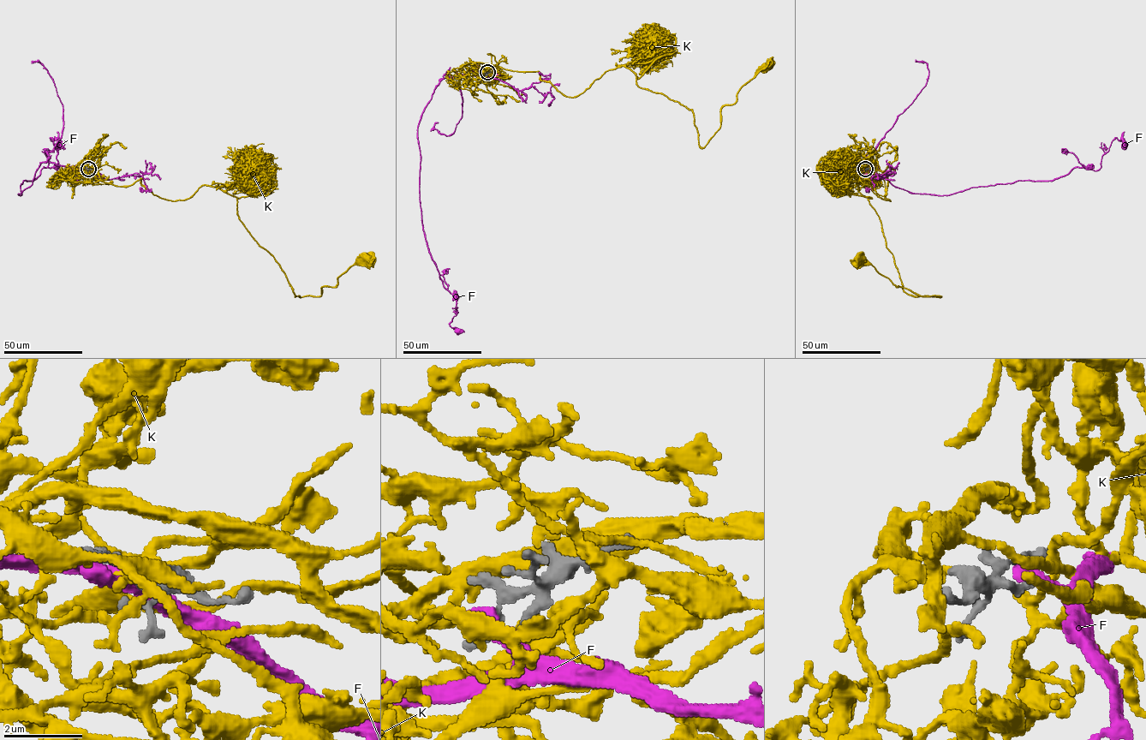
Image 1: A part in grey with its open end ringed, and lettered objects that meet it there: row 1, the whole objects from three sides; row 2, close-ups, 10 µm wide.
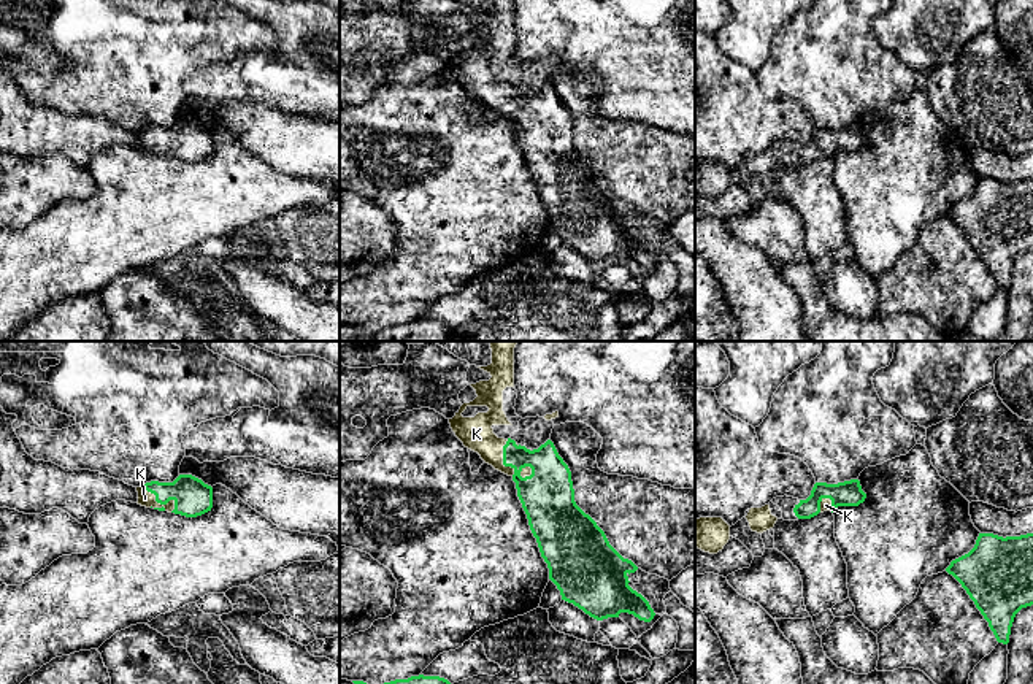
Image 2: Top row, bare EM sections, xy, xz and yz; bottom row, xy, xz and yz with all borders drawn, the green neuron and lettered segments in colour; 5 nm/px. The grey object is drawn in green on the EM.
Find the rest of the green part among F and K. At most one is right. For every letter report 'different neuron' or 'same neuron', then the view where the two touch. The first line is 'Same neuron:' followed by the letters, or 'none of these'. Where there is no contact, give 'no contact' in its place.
Same neuron: K
F: different neuron; no contact
K: same neuron; contact in xy

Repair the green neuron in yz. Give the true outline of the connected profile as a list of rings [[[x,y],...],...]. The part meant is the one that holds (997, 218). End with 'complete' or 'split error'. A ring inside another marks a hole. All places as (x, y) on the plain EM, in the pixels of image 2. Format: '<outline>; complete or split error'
[[[979,178],[974,192],[946,213],[966,235],[998,287],[1008,289],[1016,259],[1033,249],[1033,178],[998,181]]]; complete

